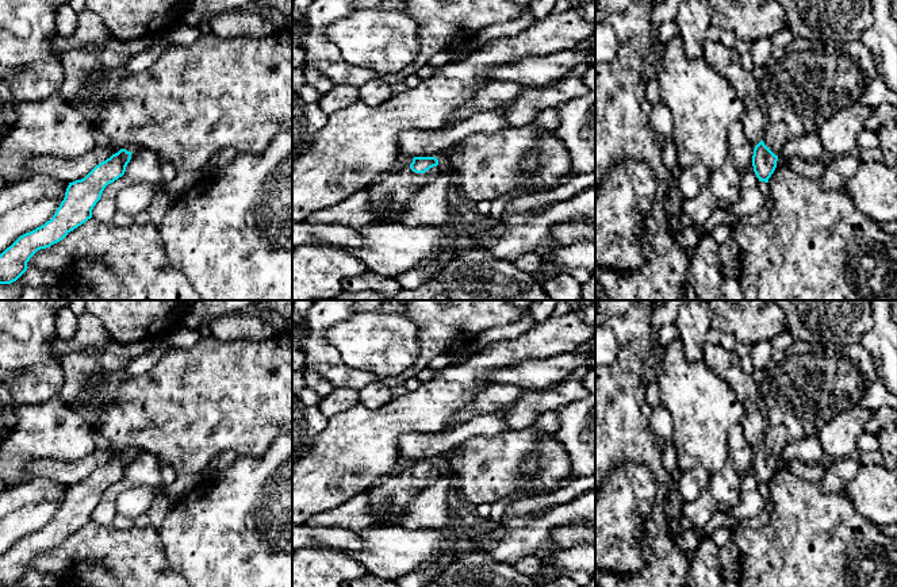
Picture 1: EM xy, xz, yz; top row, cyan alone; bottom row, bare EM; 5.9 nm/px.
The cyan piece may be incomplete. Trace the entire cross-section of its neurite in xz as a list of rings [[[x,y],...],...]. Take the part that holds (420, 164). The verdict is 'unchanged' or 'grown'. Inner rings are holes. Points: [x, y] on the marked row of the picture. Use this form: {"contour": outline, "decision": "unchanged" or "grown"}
{"contour": [[[414,157],[413,162],[398,172],[387,172],[368,187],[369,204],[375,222],[394,222],[395,216],[403,210],[423,187],[429,185],[441,173],[436,157]]], "decision": "grown"}

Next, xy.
{"contour": [[[120,149],[96,165],[84,179],[69,183],[53,218],[20,235],[0,254],[0,284],[16,281],[27,271],[27,262],[38,250],[62,241],[70,231],[91,219],[104,188],[124,174],[131,154]]], "decision": "unchanged"}

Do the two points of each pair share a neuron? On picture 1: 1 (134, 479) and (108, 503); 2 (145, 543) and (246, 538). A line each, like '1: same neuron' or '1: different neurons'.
1: same neuron
2: different neurons

